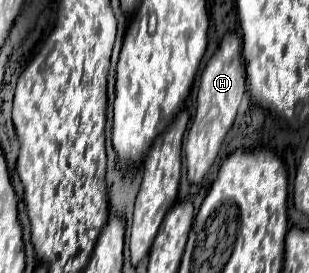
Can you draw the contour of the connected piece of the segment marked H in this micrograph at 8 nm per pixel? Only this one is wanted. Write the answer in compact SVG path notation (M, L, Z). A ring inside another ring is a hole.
M230 32L222 38L220 48L214 52L214 56L208 60L202 80L200 80L200 90L198 90L198 108L194 116L194 124L190 126L188 140L186 140L186 168L188 168L188 180L190 184L202 182L210 166L214 164L220 146L228 134L228 130L234 124L240 100L246 92L246 70L242 62L242 42L236 32Z

